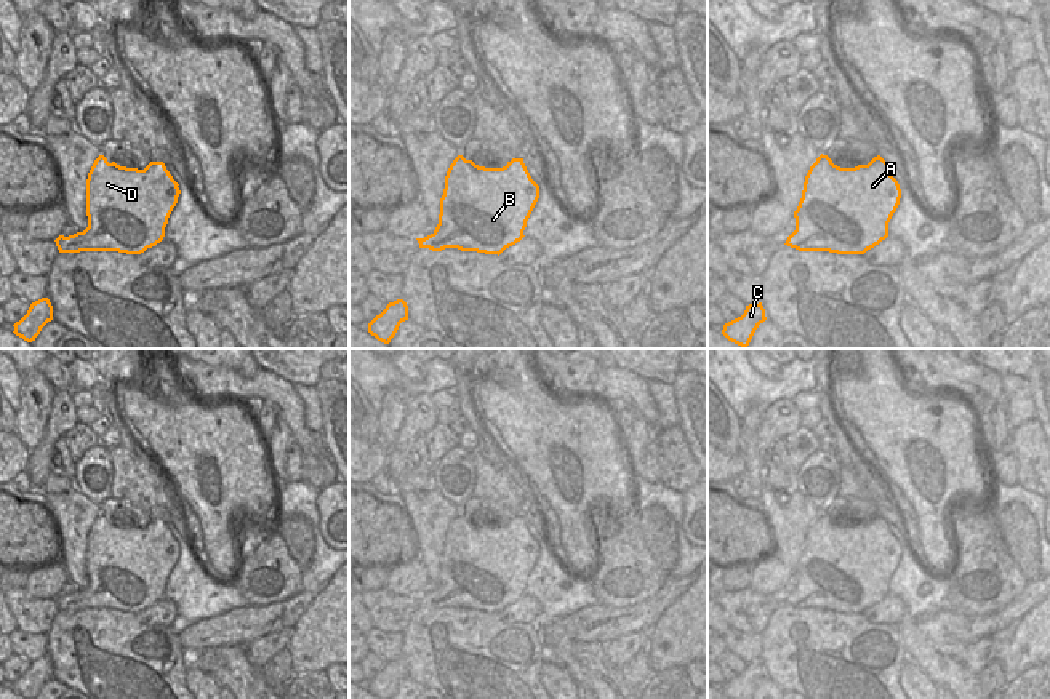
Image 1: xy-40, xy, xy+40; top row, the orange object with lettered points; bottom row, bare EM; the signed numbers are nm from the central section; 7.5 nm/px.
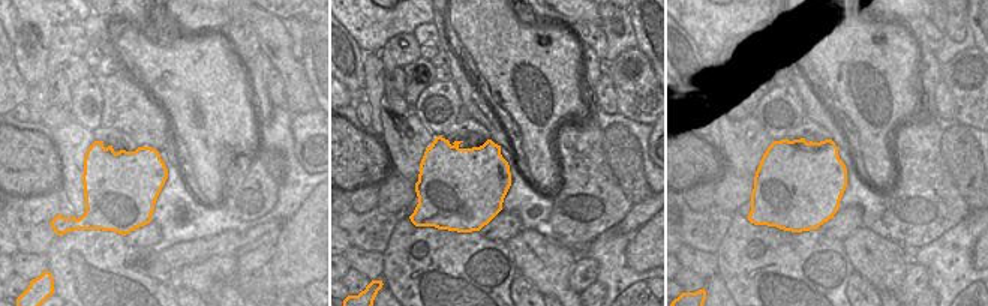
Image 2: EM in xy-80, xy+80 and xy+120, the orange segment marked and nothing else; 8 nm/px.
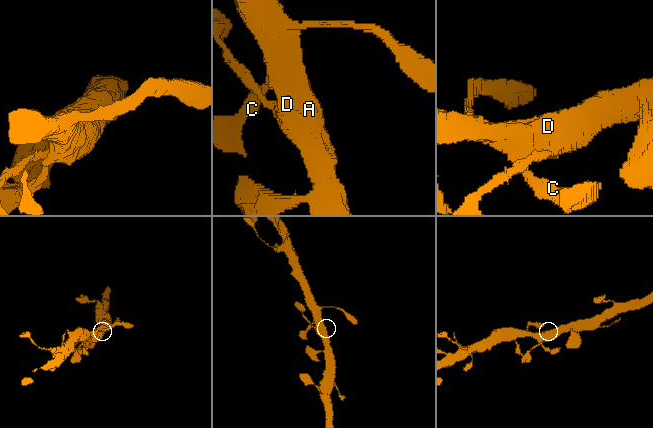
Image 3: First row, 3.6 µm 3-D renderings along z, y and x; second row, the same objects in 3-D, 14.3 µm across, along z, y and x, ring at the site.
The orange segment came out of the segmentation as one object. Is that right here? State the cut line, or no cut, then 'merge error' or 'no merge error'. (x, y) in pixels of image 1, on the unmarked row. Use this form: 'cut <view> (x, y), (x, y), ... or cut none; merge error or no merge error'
cut none; no merge error

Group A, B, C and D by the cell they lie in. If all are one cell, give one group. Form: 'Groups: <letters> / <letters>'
Groups: A B C D.

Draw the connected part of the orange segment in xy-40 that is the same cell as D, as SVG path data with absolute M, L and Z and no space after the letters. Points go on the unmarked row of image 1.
M99 513L86 537L88 585L69 595L59 593L54 598L59 611L144 611L163 598L168 576L181 552L178 544L163 520L150 520L144 528L138 528L109 521L104 513Z

